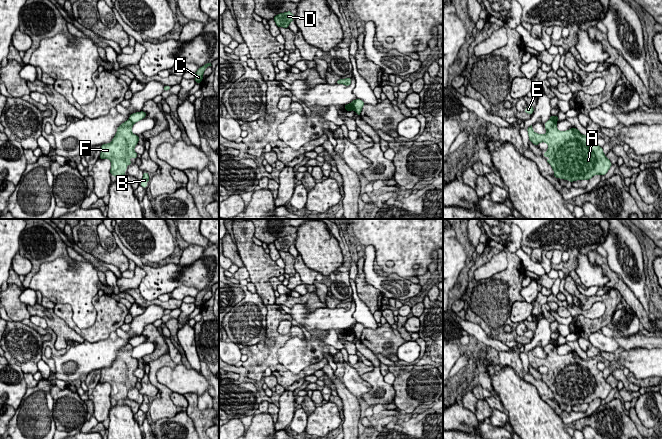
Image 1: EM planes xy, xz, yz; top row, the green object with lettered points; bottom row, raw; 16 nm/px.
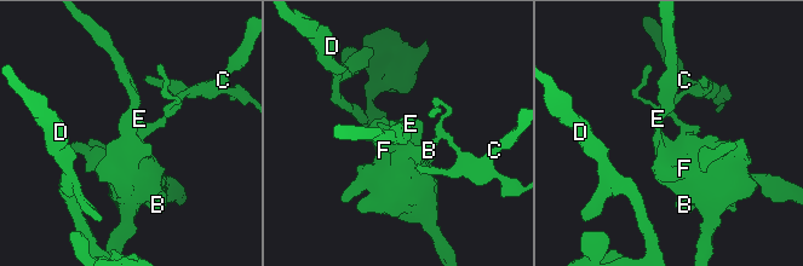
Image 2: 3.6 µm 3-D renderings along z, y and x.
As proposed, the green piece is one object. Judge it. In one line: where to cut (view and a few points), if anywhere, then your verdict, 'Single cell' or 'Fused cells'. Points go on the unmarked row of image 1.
Split along xz (355, 324), (352, 333). Fused cells

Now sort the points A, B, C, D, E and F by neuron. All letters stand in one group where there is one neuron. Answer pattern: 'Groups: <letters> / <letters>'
Groups: A B D E F / C

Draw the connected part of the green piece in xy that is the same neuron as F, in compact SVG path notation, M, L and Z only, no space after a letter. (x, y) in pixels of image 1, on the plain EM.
M128 343L117 352L111 367L101 369L99 382L111 385L110 397L115 401L125 400L127 390L132 388L129 383L137 382L138 378L134 375L134 372L139 365L139 361L132 357L132 350L132 345Z

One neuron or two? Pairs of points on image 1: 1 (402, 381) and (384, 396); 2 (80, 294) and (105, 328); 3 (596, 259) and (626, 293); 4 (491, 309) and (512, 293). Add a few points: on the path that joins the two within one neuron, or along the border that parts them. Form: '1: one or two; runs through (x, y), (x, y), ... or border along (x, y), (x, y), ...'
1: two; border along (392, 385), (395, 391), (394, 400)
2: two; border along (97, 293), (92, 299), (96, 319), (80, 329)
3: one; runs through (605, 267), (619, 284)
4: one; runs through (496, 304), (507, 296)

